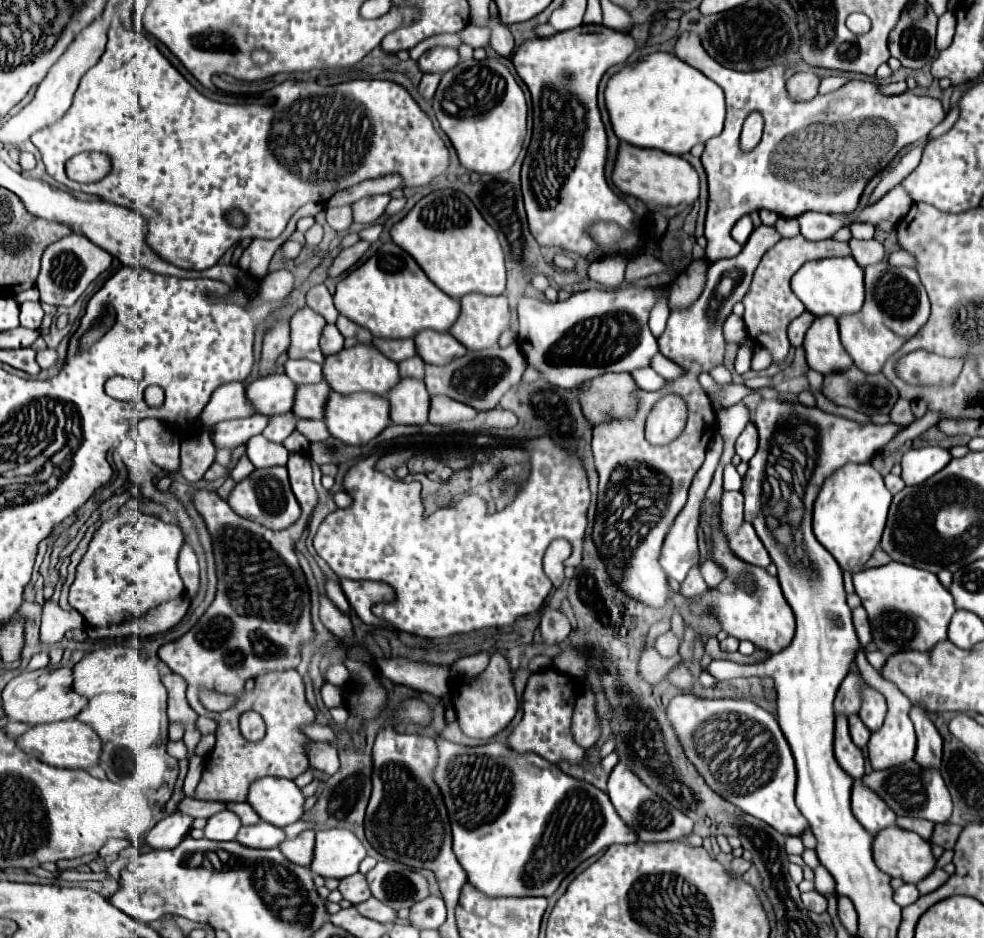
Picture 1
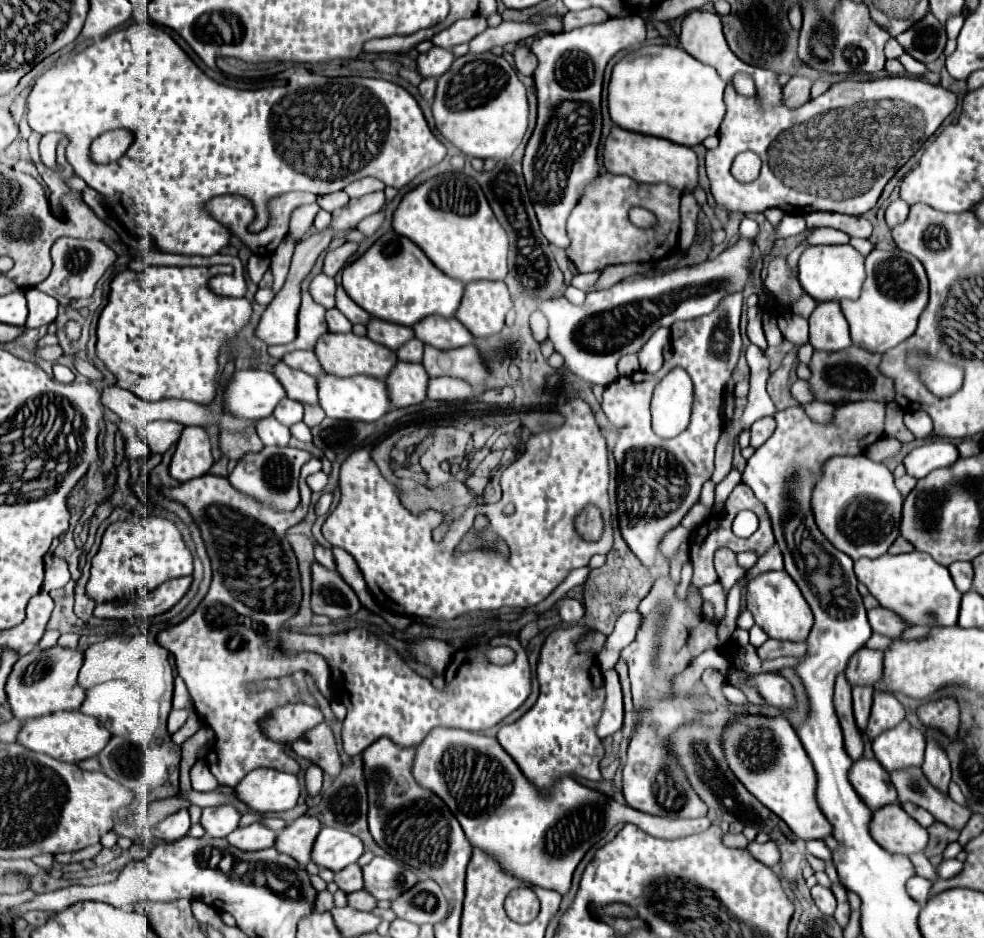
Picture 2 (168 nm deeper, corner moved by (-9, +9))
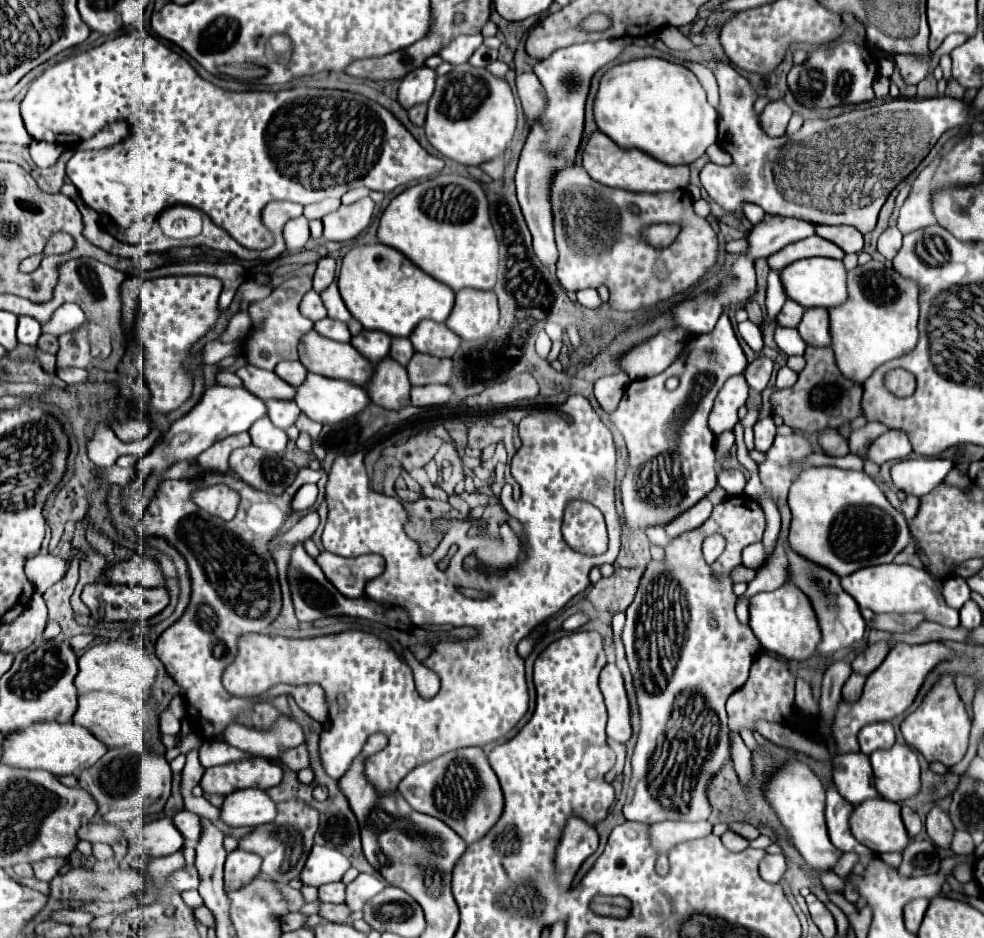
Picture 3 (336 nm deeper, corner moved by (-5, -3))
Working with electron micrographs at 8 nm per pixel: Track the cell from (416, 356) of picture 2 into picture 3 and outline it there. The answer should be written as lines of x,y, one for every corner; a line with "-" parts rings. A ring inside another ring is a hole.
393,338
389,356
391,356
395,362
399,362
401,366
407,366
413,354
415,354
415,350
413,350
413,344
409,342
409,338

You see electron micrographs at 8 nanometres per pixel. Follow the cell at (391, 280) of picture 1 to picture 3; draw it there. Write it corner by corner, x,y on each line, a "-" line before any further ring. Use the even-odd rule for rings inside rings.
379,242
349,250
337,284
347,310
365,330
381,330
399,338
407,338
421,320
445,322
455,302
455,292
449,286
423,272
399,250

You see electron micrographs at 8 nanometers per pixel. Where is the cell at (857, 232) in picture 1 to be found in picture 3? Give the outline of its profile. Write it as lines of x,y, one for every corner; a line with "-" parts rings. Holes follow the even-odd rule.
815,226
815,234
837,244
847,254
863,250
863,234
853,226

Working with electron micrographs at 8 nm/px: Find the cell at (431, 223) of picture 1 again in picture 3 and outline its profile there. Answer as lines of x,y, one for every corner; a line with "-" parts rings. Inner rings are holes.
439,174
425,182
419,182
391,200
379,222
379,240
399,252
403,252
413,264
435,280
447,284
455,292
461,288
493,290
497,282
499,268
499,242
493,236
493,226
489,224
489,204
485,204
485,194
479,182
459,176
459,174

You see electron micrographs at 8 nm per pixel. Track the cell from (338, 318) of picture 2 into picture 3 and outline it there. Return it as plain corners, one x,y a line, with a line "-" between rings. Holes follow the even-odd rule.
323,318
323,320
315,322
315,330
321,336
337,340
337,342
349,342
351,340
351,334
349,334
347,326
341,324
341,322
337,322
337,320
331,320
331,318

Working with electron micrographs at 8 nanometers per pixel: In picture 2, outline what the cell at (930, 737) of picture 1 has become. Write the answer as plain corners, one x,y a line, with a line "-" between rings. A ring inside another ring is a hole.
927,742
925,762
923,762
921,770
925,772
927,780
931,784
935,784
935,788
939,792
947,792
947,786
949,786
949,780
951,780
951,768
949,768
947,754
935,742

